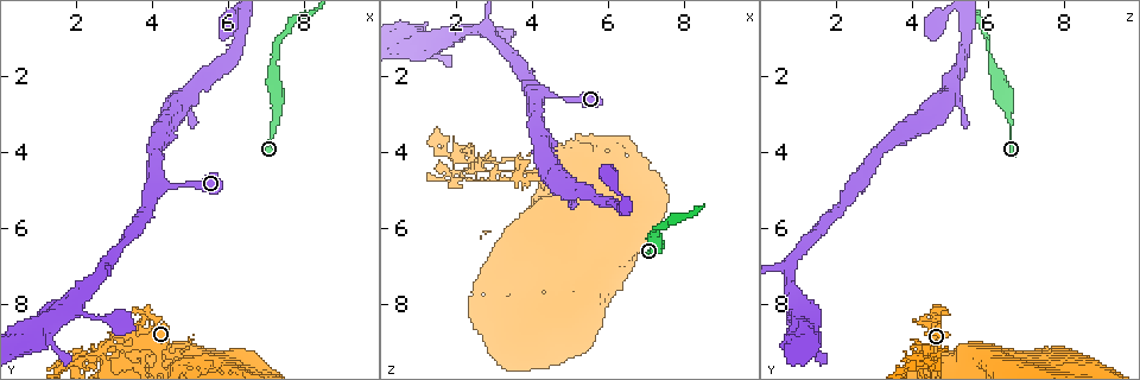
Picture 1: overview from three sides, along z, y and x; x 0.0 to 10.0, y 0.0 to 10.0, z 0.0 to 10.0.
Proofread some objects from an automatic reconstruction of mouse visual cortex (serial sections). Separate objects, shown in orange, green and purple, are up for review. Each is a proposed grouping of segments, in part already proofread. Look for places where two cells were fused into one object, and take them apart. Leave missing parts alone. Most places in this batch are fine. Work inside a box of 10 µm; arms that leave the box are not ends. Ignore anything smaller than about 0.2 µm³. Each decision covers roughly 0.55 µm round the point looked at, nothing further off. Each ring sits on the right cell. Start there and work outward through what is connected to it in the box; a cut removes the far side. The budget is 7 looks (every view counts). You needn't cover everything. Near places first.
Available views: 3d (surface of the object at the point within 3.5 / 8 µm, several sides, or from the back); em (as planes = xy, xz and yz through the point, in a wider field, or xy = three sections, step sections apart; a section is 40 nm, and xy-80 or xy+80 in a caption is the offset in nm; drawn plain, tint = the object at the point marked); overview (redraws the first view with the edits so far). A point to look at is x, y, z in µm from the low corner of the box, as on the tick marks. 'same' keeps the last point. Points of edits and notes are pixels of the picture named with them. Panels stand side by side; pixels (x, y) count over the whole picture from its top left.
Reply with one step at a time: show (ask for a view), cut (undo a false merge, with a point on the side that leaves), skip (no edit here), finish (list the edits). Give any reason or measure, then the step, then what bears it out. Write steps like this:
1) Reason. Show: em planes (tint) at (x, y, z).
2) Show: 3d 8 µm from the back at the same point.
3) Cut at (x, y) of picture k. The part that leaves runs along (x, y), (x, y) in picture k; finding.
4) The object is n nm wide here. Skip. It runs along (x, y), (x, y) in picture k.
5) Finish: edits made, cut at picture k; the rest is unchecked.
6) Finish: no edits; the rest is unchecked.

A narrow waist. Show: 3d 8 µm at (7.25, 1.25, 6.05).

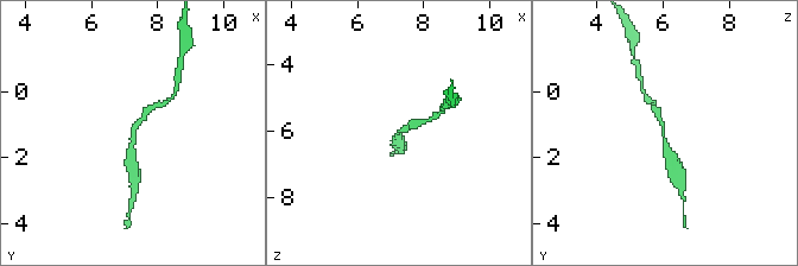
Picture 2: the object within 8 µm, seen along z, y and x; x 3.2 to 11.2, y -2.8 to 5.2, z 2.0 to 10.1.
Closer look. Show: 3d 3.5 µm at the same point.

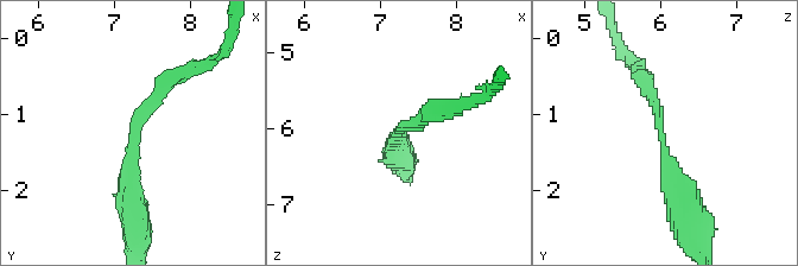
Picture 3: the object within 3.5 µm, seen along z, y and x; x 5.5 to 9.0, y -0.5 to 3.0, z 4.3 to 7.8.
Show: em xy step 3 (tint) at (7.25, 1.20, 6.05).

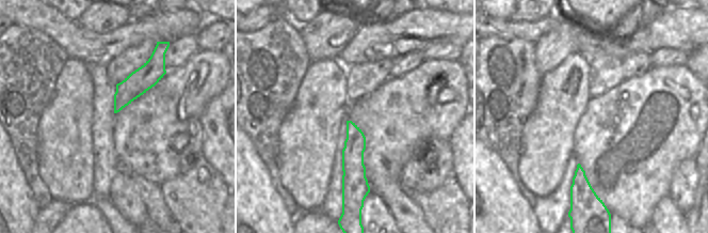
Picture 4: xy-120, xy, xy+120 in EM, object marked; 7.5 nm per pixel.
Skip. All the same cell.

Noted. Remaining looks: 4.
Four or more arms meet. Show: em xy step 3 (tint) at (2.60, 9.25, 4.30).

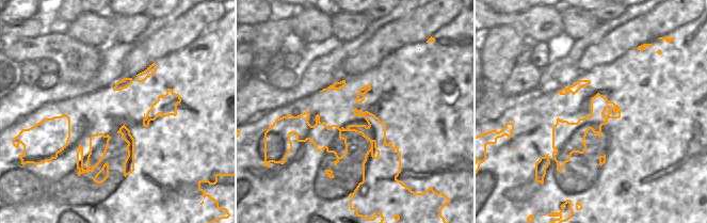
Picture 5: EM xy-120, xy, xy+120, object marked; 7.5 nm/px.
See where the arms go. Show: 3d 3.5 µm from the back at the same point.

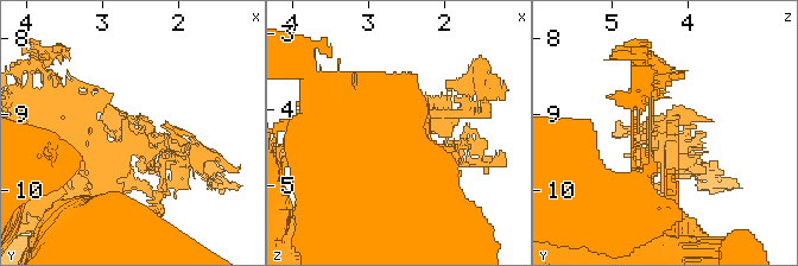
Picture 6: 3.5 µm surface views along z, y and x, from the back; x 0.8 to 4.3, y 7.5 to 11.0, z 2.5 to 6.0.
The object is 180 nm wide here. Skip. It runs along (285, 121), (364, 129), (398, 168) in picture 5; continuous, no second cell.

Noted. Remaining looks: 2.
Show: em planes (tint) at (2.80, 7.05, 0.80).

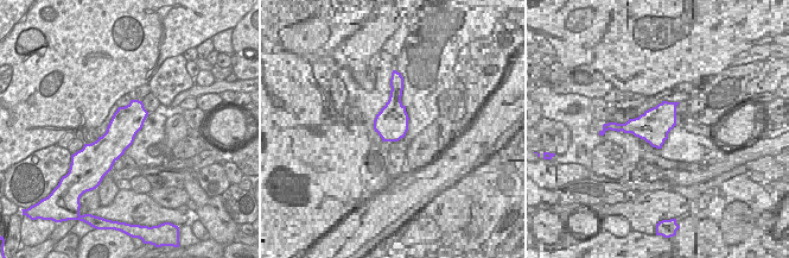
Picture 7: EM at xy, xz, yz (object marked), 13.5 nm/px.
Wider look. Show: 3d 3.5 µm at the same point.

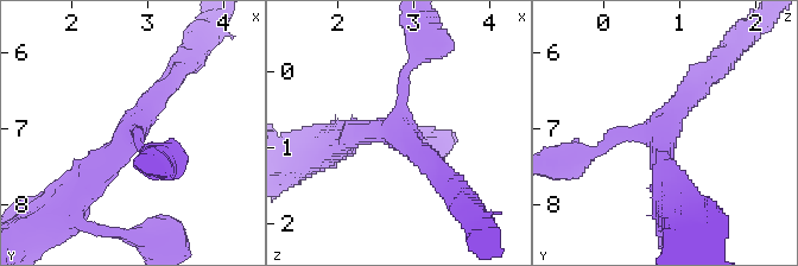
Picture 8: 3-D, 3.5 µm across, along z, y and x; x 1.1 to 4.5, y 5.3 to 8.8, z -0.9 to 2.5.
The object is 400 nm wide here. Skip. It runs along (173, 76), (82, 190) in picture 8; one cell here.

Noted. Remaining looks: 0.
Finish: no edits; the rest is unchecked.

